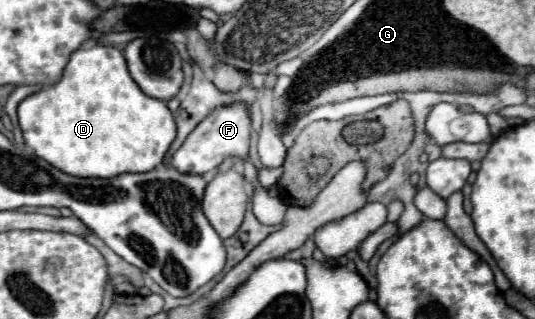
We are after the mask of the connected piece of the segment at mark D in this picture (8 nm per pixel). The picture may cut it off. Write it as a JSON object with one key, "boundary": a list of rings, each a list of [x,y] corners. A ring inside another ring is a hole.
{"boundary":[[[113,46],[79,48],[61,80],[19,104],[25,144],[39,158],[79,178],[115,178],[159,166],[175,140],[175,120],[167,104],[149,98],[129,76],[121,50]]]}

